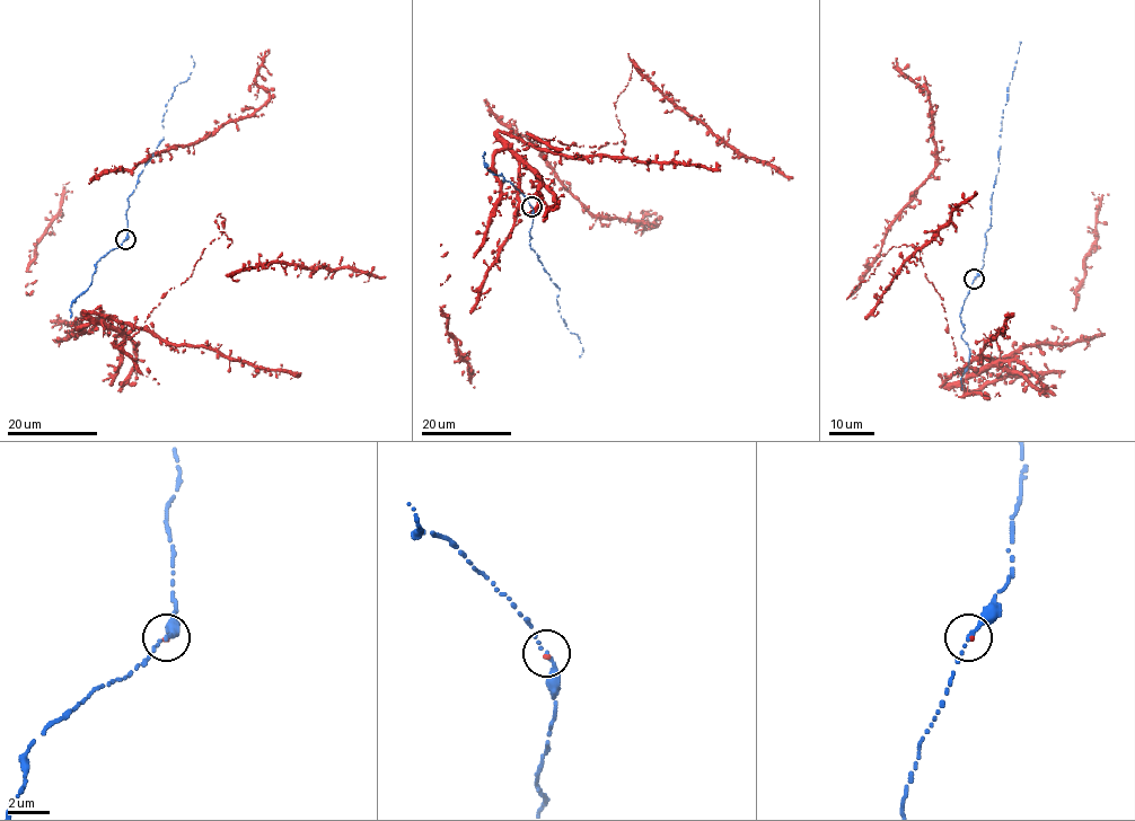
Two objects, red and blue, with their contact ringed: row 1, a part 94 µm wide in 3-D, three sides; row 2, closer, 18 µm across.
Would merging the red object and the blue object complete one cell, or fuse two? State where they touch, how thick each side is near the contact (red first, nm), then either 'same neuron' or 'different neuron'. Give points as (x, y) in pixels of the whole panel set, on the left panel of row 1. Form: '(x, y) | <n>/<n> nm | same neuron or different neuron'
(125, 239) | 130/140 nm | same neuron

